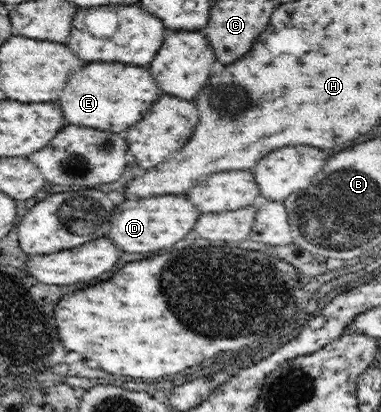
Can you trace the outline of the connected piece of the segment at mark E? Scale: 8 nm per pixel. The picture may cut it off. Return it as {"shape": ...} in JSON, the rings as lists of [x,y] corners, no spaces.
{"shape":[[[91,62],[77,70],[59,96],[65,118],[71,124],[121,132],[137,124],[145,112],[159,100],[159,86],[147,68],[133,64],[101,64]]]}

